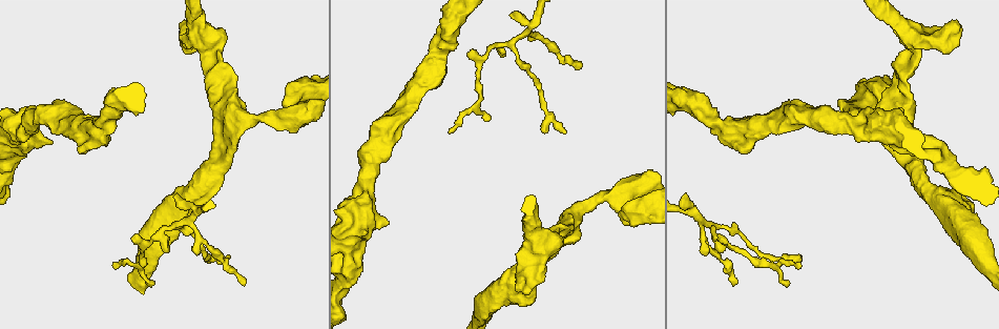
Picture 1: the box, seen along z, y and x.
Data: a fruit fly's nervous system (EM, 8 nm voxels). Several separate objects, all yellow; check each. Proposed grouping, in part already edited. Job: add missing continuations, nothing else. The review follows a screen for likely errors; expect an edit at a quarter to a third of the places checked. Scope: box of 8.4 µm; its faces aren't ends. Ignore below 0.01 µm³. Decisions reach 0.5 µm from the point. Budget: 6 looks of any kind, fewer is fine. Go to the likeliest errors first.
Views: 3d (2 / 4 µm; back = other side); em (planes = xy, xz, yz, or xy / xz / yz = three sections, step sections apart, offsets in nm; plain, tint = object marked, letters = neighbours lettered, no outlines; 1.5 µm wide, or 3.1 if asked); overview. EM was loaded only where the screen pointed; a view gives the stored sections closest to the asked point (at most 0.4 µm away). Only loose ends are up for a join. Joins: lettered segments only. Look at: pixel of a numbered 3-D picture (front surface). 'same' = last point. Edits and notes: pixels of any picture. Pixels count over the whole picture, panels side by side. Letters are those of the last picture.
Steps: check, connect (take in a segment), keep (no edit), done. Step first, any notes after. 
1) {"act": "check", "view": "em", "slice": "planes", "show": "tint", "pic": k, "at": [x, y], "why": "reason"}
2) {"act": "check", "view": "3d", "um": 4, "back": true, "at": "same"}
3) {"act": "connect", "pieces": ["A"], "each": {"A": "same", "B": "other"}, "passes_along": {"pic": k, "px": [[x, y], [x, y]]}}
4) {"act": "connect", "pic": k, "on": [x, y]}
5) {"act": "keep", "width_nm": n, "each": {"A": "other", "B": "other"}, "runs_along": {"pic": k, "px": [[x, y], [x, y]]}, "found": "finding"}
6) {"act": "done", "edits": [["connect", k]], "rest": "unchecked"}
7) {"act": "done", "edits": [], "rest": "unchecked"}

{"act": "check", "view": "3d", "um": 2, "pic": 1, "at": [230, 257], "why": "end of a long branch"}

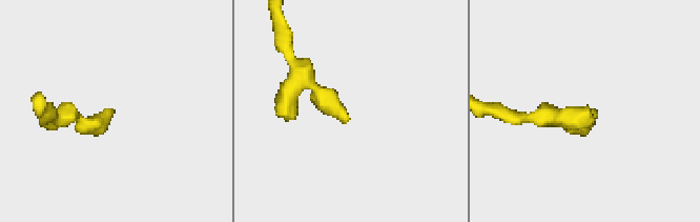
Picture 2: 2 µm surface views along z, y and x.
{"act": "check", "view": "em", "slice": "planes", "show": "plain", "pic": 2, "at": [110, 112]}

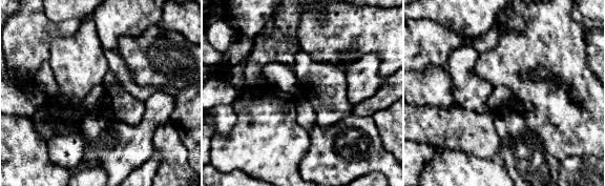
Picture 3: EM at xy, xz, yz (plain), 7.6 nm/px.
{"act": "check", "view": "em", "slice": "planes", "show": "letters", "at": "same", "why": "see the neighbours"}

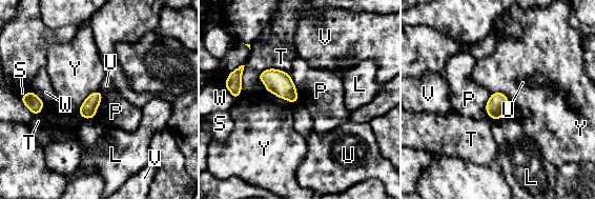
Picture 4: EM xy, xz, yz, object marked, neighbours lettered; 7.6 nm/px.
{"act": "keep", "each": {"L": "other", "P": "other", "S": "other", "T": "other", "U": "other", "V": "other", "W": "other", "Y": "other"}, "border": {"pic": 4, "px": [[289, 75], [295, 88], [298, 101]]}, "found": "none of them fits"}

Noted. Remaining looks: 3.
{"act": "check", "view": "em", "slice": "planes", "show": "letters", "pic": 1, "at": [386, 223], "why": "branch stops here"}

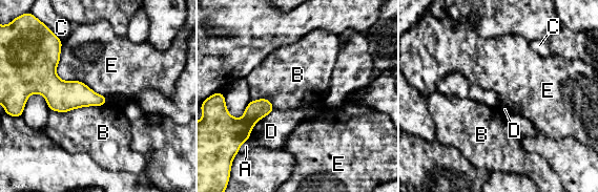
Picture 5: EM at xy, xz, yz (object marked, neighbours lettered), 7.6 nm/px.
{"act": "keep", "width_nm": 200, "each": {"A": "other", "B": "other", "C": "other", "D": "other", "E": "other"}, "border": {"pic": 5, "px": [[61, 41], [56, 73], [108, 100]]}, "found": "no lettered segment goes on from it"}

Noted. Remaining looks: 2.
{"act": "check", "view": "3d", "um": 4, "back": true, "pic": 1, "at": [527, 305]}

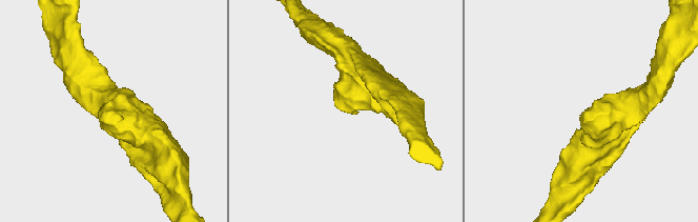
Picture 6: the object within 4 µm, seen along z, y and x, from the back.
{"act": "check", "view": "em", "slice": "planes", "show": "letters", "pic": 6, "at": [583, 113]}

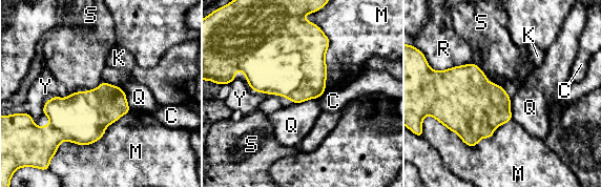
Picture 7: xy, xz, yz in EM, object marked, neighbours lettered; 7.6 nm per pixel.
{"act": "keep", "each": {"C": "other", "K": "other", "M": "other", "Q": "other", "R": "other", "S": "other", "Y": "other"}, "found": "none of them fits"}

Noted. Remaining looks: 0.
{"act": "done", "edits": [], "rest": "unchecked"}

